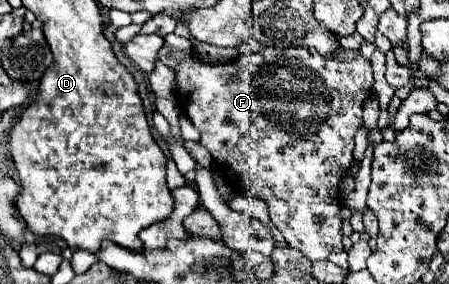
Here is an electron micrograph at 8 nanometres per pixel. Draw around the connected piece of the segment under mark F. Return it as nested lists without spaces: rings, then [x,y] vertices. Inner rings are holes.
[[[270,47],[270,49],[262,49],[254,55],[240,55],[236,61],[232,63],[224,63],[224,65],[206,65],[200,63],[196,59],[192,59],[192,55],[188,53],[186,57],[180,57],[180,67],[176,69],[176,85],[178,85],[178,101],[182,103],[186,115],[190,117],[190,121],[194,123],[194,127],[200,131],[202,135],[202,145],[210,151],[210,155],[214,157],[214,161],[218,161],[226,174],[228,185],[240,188],[248,196],[264,199],[264,203],[270,209],[270,219],[272,223],[284,233],[288,245],[292,249],[302,251],[310,261],[320,261],[320,259],[328,259],[330,253],[338,253],[342,251],[342,233],[340,233],[340,205],[338,205],[338,183],[346,177],[350,165],[352,165],[352,149],[354,149],[354,137],[356,131],[362,127],[362,105],[364,101],[372,95],[372,65],[366,57],[360,55],[358,49],[344,49],[338,47],[336,53],[332,55],[320,55],[316,49],[310,47],[292,47],[292,49],[278,49],[278,47]]]

